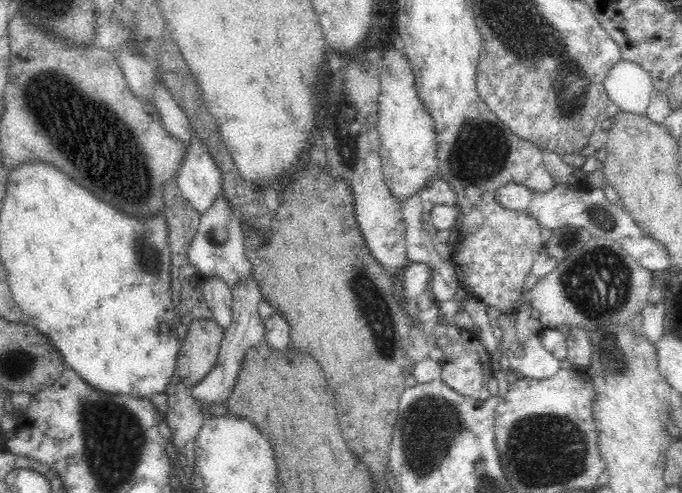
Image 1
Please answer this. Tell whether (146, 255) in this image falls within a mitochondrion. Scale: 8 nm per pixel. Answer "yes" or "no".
yes

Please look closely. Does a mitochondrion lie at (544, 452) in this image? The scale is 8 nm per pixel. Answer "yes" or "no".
yes

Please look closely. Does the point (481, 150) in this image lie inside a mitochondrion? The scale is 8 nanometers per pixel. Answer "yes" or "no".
yes

